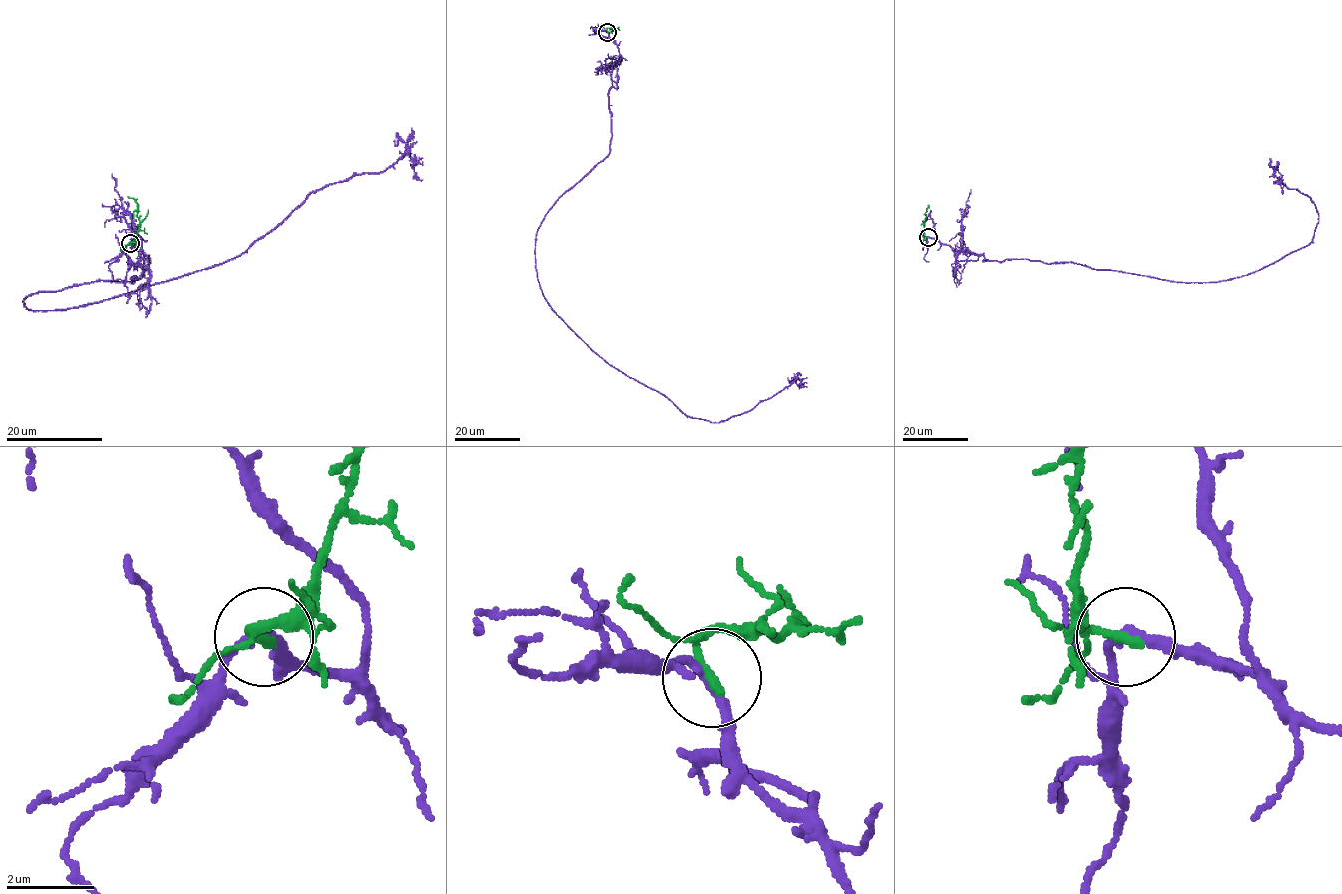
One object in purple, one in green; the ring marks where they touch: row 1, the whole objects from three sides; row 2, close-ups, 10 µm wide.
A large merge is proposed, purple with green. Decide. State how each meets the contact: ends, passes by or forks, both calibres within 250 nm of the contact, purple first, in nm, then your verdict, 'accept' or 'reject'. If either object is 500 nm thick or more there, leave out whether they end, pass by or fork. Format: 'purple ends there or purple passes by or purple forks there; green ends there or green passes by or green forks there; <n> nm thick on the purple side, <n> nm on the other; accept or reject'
purple passes by; green passes by; 220 nm thick on the purple side, 160 nm on the other; accept

